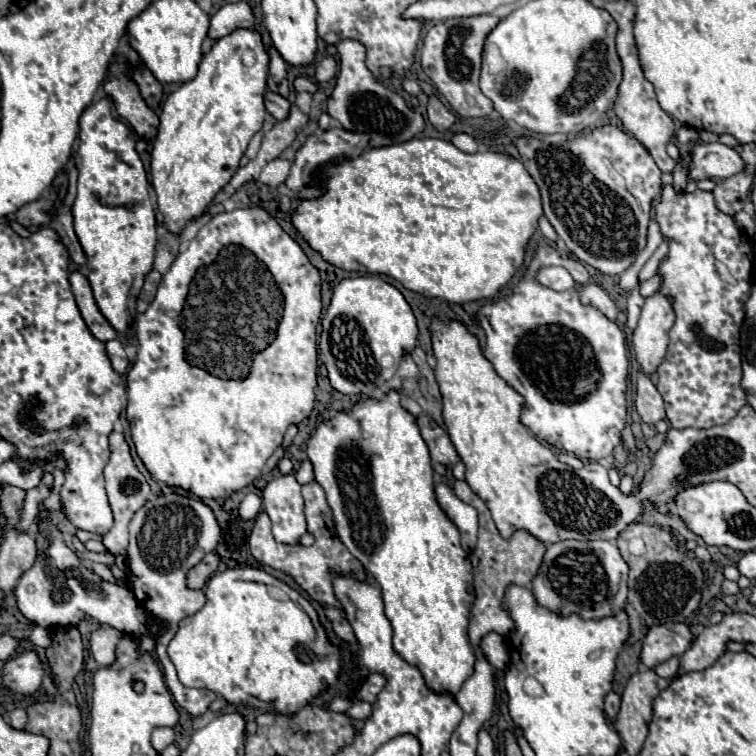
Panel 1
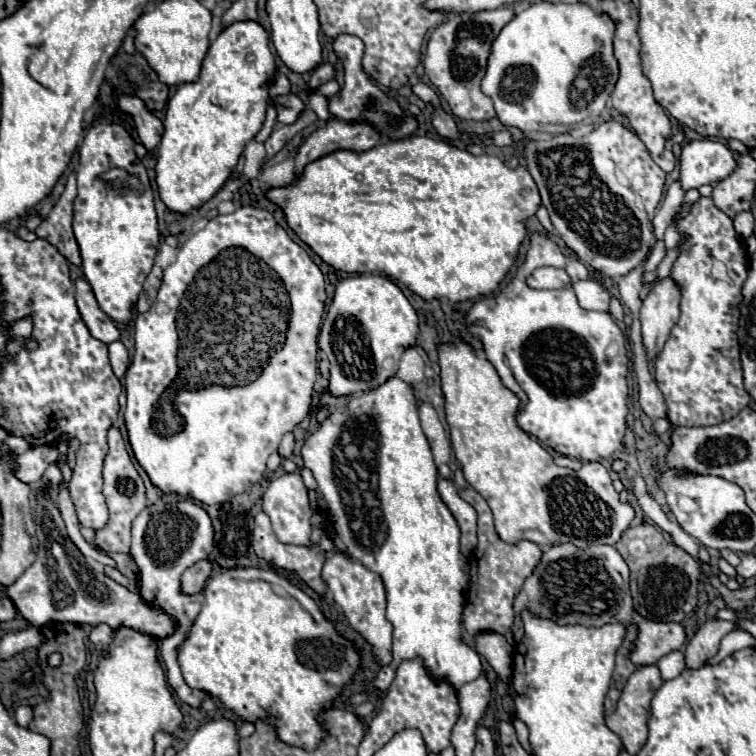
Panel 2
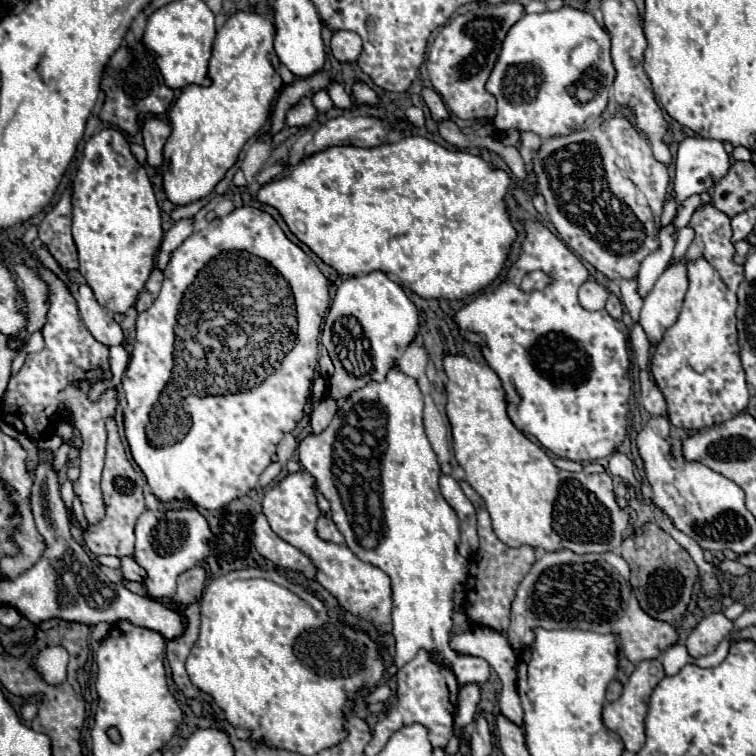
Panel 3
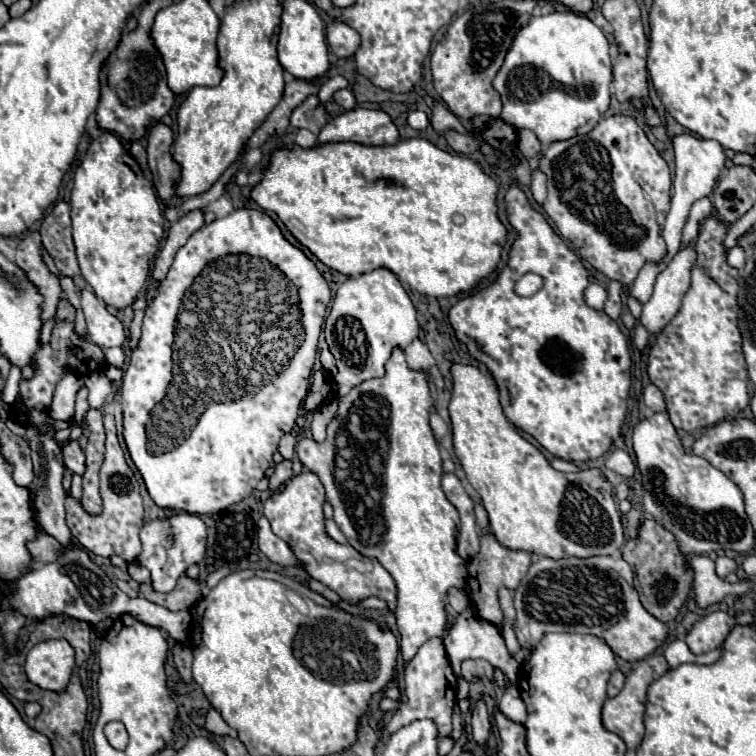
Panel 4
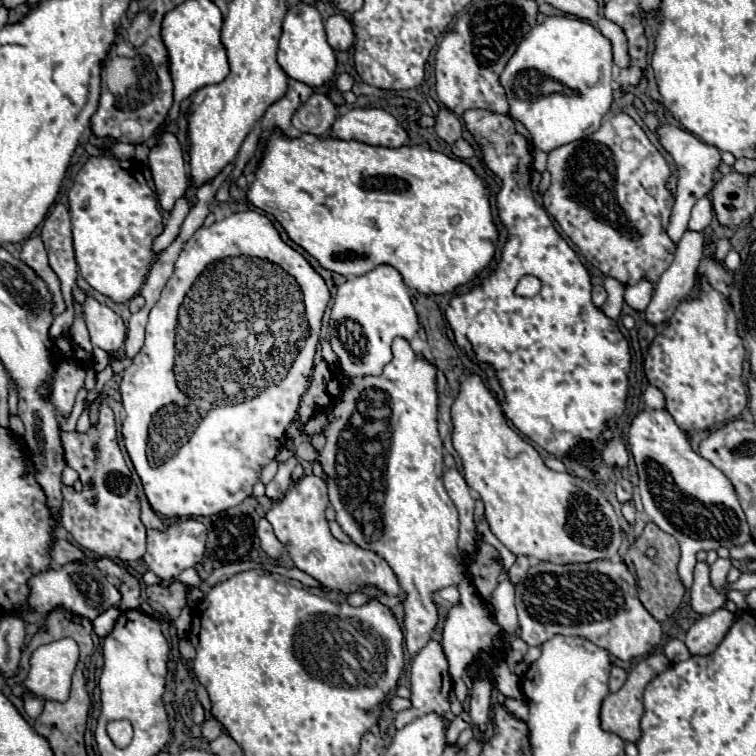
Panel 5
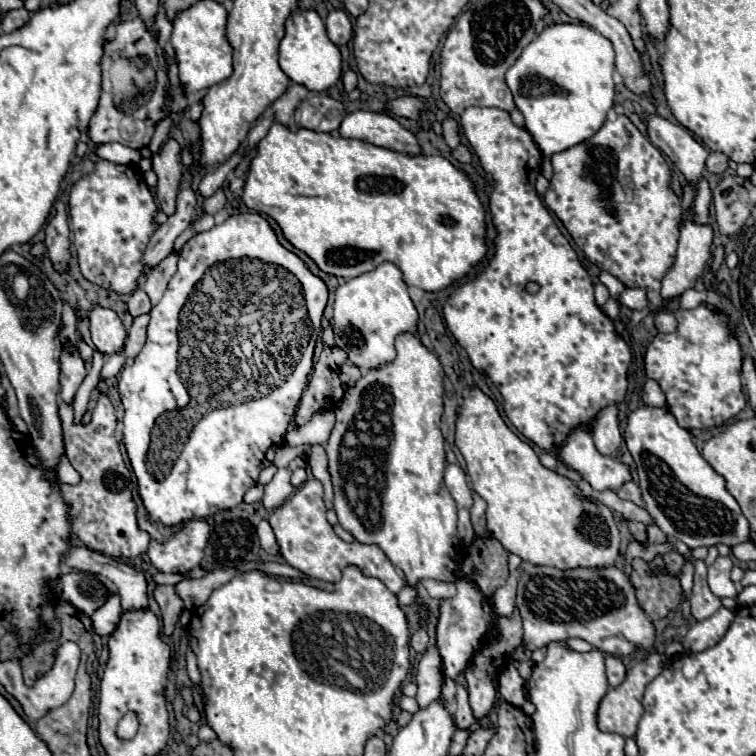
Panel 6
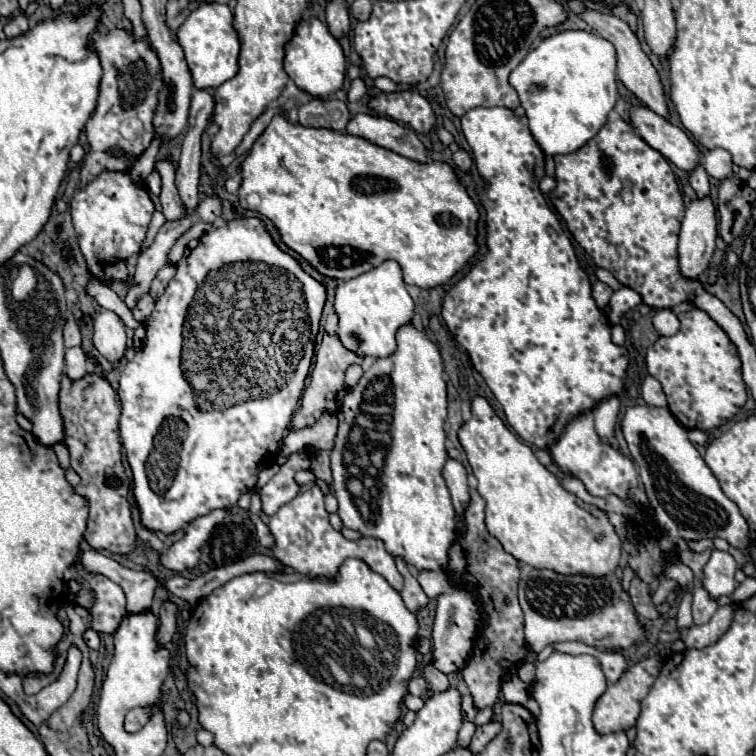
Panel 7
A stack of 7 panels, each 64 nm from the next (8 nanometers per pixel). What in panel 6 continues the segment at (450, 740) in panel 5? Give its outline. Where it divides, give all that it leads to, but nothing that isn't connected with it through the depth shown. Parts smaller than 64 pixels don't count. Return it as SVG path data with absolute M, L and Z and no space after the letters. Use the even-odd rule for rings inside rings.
M458 678L456 680L456 690L458 690L458 696L456 696L456 712L454 712L454 726L458 730L464 730L464 728L470 728L476 720L472 716L472 710L470 710L470 704L468 704L468 690L464 686L464 682Z

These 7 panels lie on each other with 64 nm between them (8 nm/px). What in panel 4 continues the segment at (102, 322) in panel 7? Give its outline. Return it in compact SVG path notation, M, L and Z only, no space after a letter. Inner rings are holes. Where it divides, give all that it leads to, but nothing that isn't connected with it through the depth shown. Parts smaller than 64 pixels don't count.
M84 290L80 294L80 306L86 318L88 336L94 344L100 344L102 348L122 346L126 340L123 324L108 311L102 300L94 296L94 292Z

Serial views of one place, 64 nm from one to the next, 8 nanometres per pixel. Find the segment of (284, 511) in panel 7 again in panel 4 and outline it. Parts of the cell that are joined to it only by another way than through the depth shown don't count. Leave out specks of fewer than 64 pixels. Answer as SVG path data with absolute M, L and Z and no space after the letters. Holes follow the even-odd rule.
M302 470L302 474L292 476L278 492L272 492L270 498L264 502L264 516L268 518L272 532L280 536L296 554L296 558L304 564L304 570L330 590L334 590L344 602L356 604L364 598L376 596L388 604L388 610L396 606L396 586L392 576L376 560L368 560L360 556L350 544L338 544L324 532L324 486L320 484L318 476Z

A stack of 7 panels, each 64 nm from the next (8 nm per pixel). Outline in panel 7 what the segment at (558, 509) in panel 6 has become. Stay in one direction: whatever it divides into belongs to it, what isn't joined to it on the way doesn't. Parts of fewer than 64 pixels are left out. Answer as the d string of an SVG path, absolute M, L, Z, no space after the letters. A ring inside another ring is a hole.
M482 396L472 398L470 412L472 412L470 420L464 422L458 430L458 440L478 480L476 490L486 500L488 532L502 542L504 550L510 552L516 560L530 564L532 568L548 568L560 574L584 572L588 576L606 576L608 572L614 572L620 562L622 542L614 526L610 524L606 512L602 512L596 506L592 508L590 504L584 504L576 494L564 490L560 480L538 462L530 446L526 446L516 434L512 434L506 428L506 424L496 416L494 408L488 404L486 398Z

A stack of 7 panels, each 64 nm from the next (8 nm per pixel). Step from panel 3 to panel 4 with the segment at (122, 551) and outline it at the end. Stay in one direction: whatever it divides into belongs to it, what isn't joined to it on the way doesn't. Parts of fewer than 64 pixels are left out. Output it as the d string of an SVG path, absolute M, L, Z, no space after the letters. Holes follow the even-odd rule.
M106 414L104 416L104 426L106 426L106 454L104 454L104 464L100 470L100 494L104 500L104 510L98 516L88 516L84 508L72 498L66 496L66 520L68 528L72 528L72 536L92 554L96 556L120 556L126 562L134 562L136 556L140 554L140 524L144 518L144 508L142 508L142 496L140 496L140 484L126 464L124 452L118 444L116 436L116 426L114 426L114 416Z

